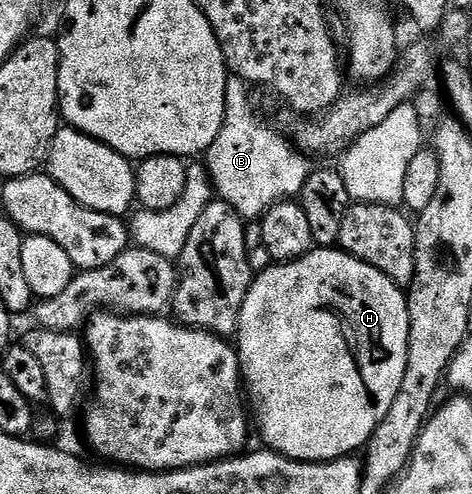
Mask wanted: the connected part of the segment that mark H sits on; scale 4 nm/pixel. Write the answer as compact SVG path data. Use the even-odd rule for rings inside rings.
M314 247L305 257L298 258L297 261L293 262L284 262L284 263L274 263L268 265L267 270L263 270L254 275L254 278L251 281L251 287L249 292L245 296L243 301L243 307L239 313L239 329L237 331L237 349L239 352L239 364L241 367L241 378L244 383L246 383L245 390L249 395L249 402L255 405L255 414L259 417L259 430L263 433L263 438L268 447L274 453L282 454L285 458L291 458L296 462L331 462L335 461L338 458L345 458L351 455L354 455L355 450L359 450L368 445L375 437L375 430L379 427L379 423L383 421L383 418L388 415L391 410L391 405L393 401L397 398L397 392L400 391L401 382L404 380L405 368L408 366L408 340L409 340L409 312L407 306L406 293L402 290L402 287L398 286L389 276L385 275L381 269L367 263L364 260L361 260L354 255L344 252L340 248L336 247Z

